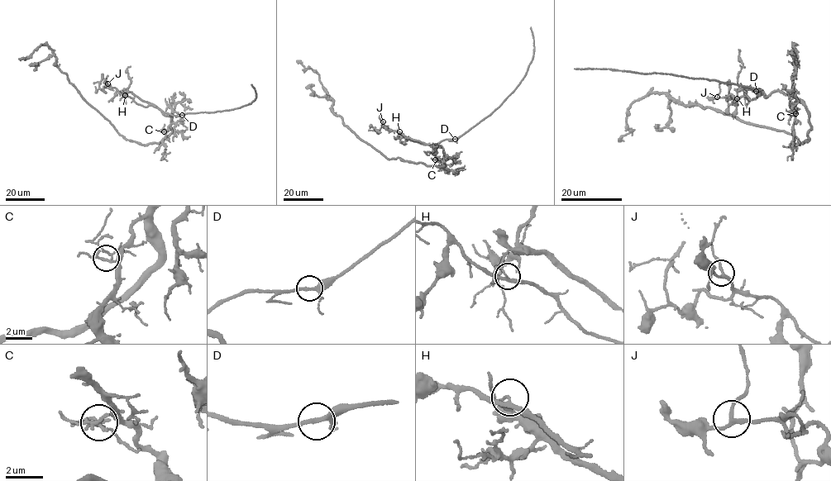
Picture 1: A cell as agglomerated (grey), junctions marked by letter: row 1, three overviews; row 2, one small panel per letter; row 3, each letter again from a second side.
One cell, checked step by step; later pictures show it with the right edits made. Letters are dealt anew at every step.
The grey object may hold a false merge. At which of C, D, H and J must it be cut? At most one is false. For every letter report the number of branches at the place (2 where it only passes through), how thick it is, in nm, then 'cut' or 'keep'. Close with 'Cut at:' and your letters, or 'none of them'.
C: 3 | 130 nm | keep
D: 3 | 200 nm | keep
H: 3 | 190 nm | cut
J: 3 | 190 nm | keep
Cut at: H

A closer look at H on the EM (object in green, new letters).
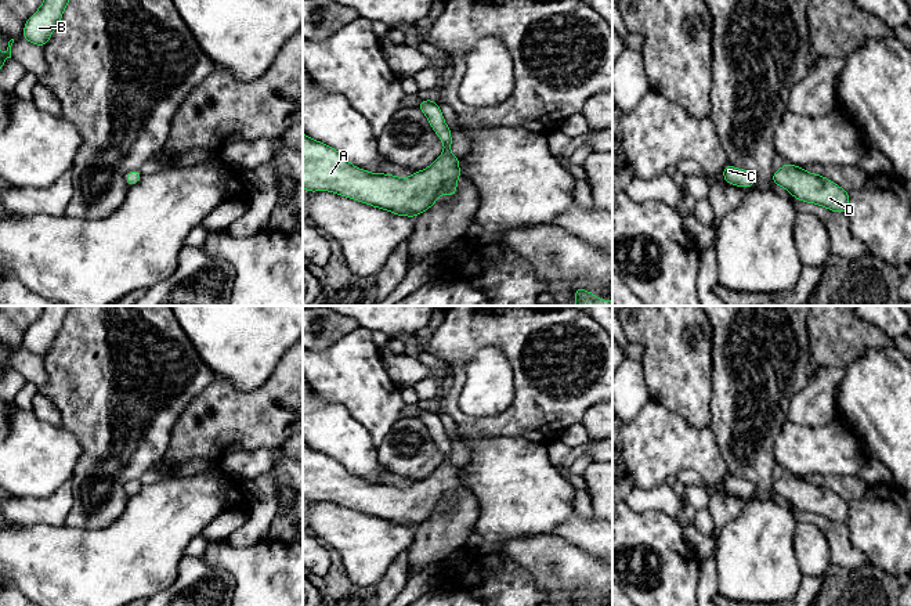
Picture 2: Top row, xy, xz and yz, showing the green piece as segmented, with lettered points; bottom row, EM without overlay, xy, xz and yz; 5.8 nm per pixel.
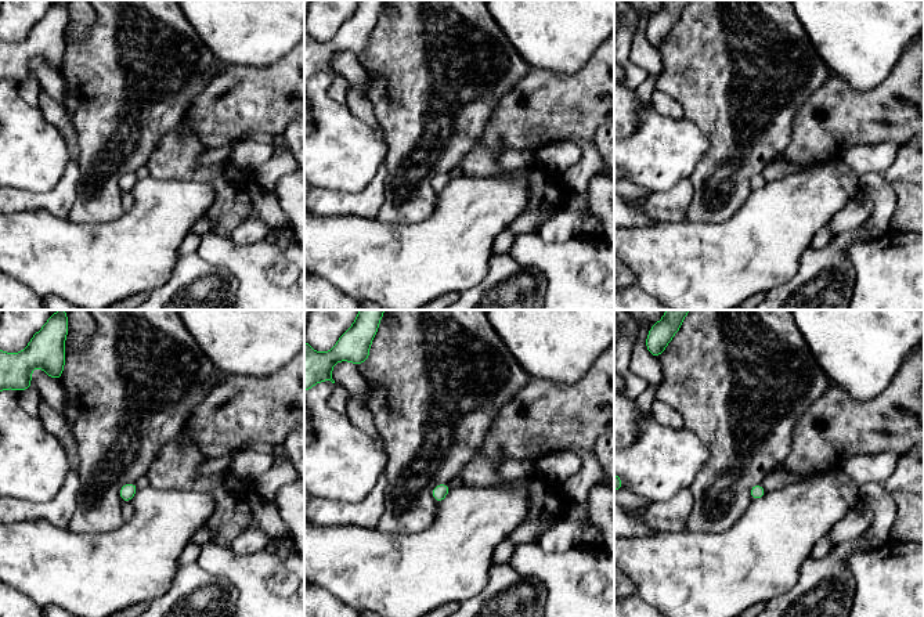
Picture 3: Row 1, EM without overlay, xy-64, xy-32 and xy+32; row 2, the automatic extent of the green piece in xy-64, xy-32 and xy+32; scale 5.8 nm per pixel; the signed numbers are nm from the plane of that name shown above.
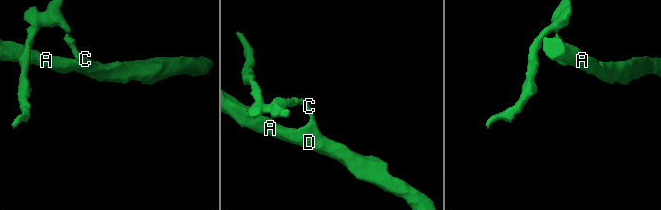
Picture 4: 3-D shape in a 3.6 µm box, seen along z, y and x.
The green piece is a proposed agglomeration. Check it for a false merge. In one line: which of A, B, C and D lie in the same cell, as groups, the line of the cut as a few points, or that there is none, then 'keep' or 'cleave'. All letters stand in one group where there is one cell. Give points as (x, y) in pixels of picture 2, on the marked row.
A D / B C | xz (445, 125), (437, 133) | cleave

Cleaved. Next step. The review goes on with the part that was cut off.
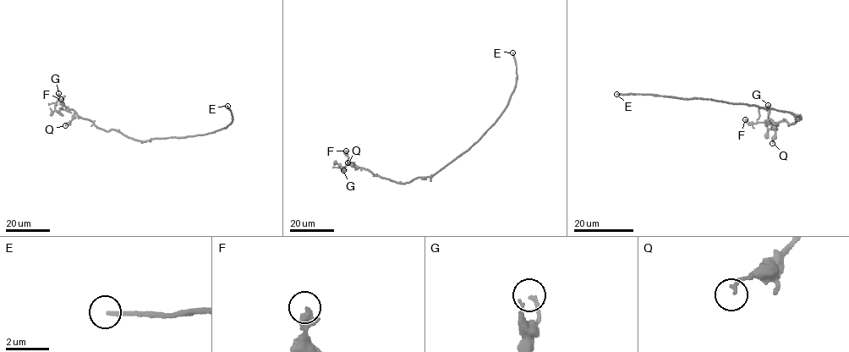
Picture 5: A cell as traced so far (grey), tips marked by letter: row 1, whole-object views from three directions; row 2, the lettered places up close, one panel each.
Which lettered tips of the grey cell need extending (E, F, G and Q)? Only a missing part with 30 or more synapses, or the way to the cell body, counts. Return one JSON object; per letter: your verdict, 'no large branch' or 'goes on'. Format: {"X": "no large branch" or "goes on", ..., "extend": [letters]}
{"E": "goes on", "F": "no large branch", "G": "no large branch", "Q": "no large branch", "extend": ["E"]}

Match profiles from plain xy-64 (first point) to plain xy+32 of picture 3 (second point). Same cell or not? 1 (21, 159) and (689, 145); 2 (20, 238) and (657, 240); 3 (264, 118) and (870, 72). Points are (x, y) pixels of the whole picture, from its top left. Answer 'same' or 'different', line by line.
1: same
2: same
3: different

